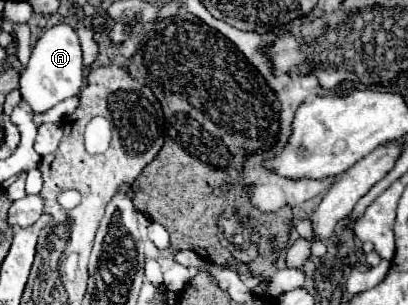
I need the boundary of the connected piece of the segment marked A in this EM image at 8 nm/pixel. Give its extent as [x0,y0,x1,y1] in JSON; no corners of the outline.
[19,23,83,113]

